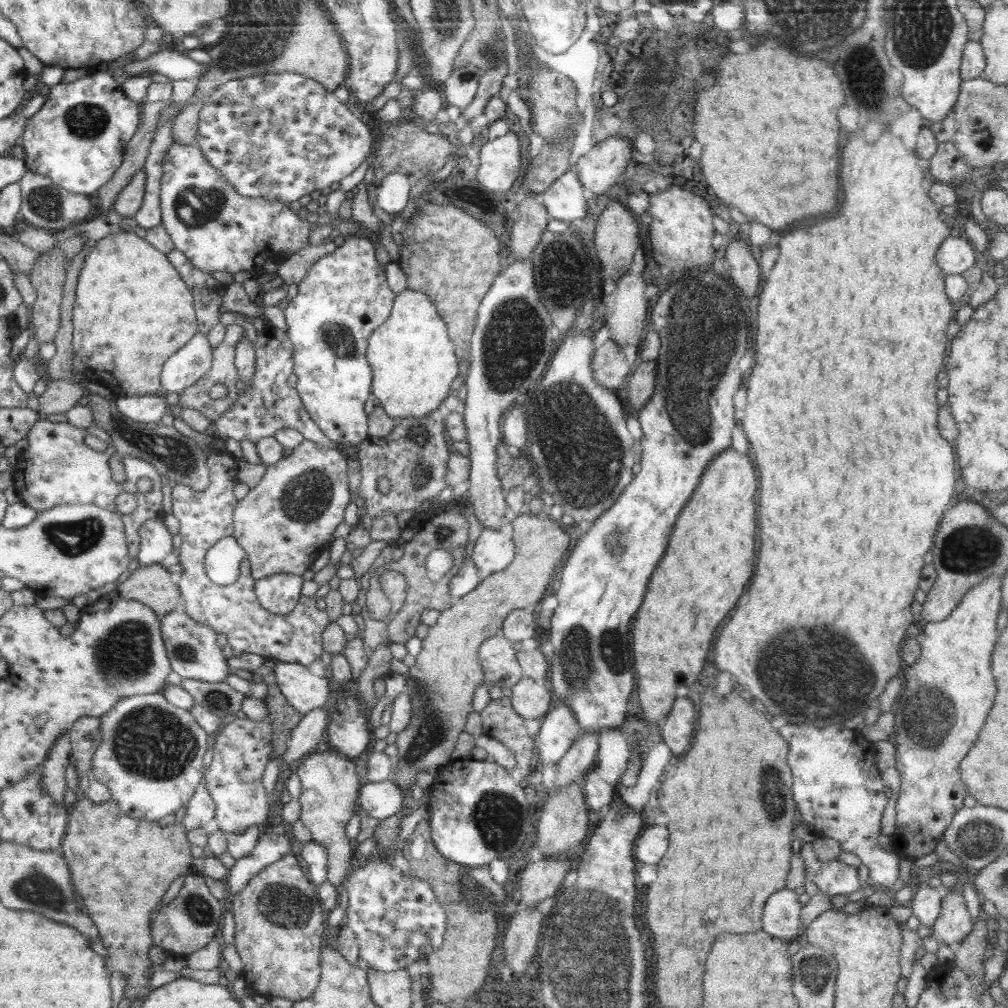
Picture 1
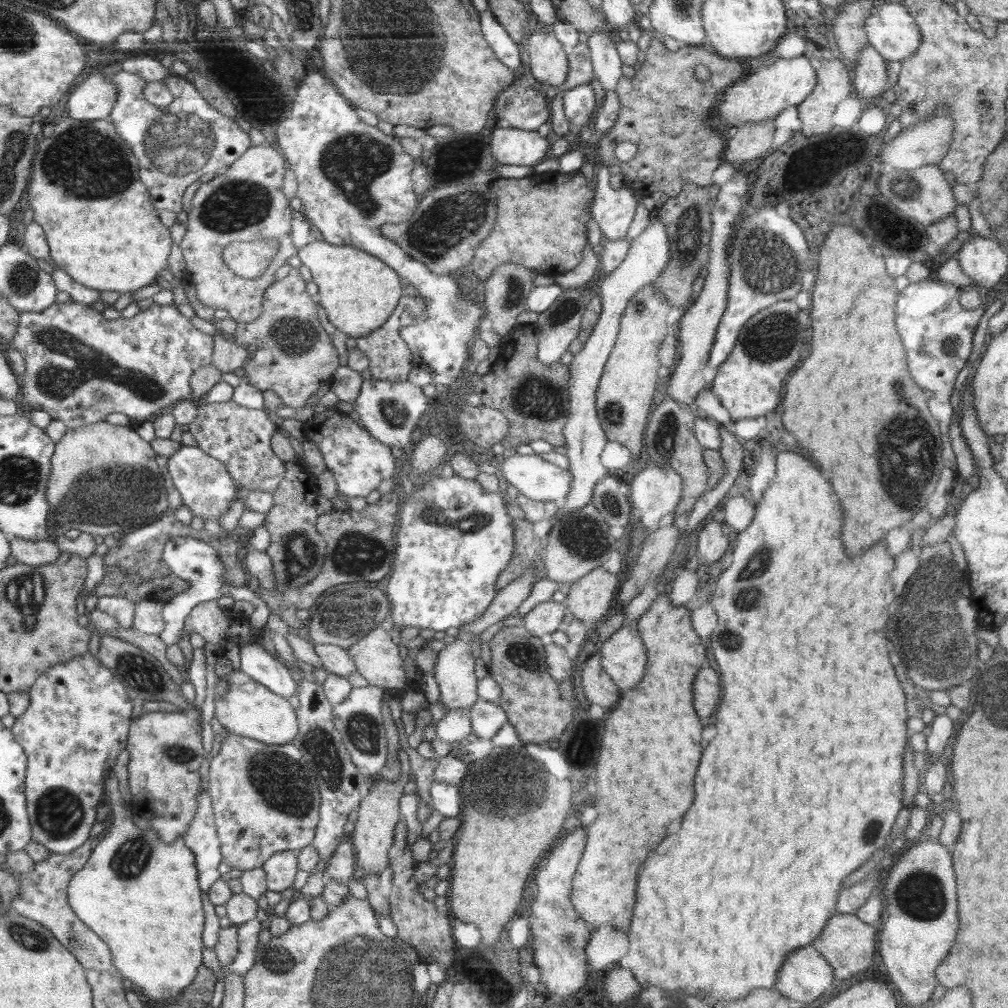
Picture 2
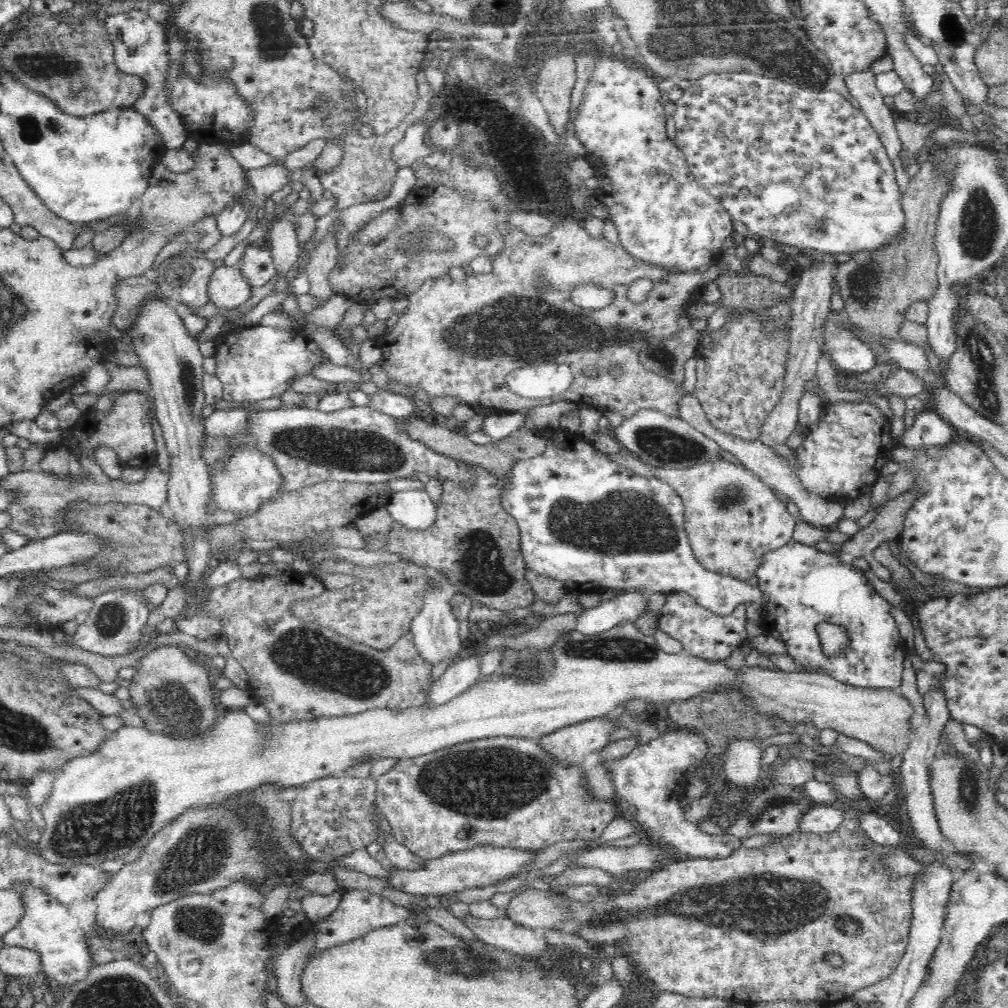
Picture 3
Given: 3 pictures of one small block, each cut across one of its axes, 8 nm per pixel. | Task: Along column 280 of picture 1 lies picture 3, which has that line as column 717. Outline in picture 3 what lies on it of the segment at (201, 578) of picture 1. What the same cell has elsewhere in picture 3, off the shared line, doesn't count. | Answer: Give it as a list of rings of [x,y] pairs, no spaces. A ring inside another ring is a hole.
[[[672,591],[666,594],[665,605],[660,611],[659,628],[678,640],[683,652],[707,661],[725,661],[747,640],[746,621],[746,605],[740,605],[732,614],[722,616],[700,606],[693,596]]]

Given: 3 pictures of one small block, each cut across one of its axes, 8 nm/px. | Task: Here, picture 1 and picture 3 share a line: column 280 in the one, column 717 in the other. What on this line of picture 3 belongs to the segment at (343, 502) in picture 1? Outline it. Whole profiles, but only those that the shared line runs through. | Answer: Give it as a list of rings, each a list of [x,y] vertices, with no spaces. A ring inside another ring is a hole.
[[[716,459],[690,468],[655,468],[655,477],[667,482],[682,499],[691,549],[706,570],[747,581],[764,554],[793,539],[799,519],[788,513],[771,486],[744,465]]]

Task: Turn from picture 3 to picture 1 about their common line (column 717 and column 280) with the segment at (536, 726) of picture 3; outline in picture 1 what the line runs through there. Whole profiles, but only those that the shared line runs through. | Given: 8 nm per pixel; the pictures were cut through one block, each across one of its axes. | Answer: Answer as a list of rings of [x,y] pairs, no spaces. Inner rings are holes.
[[[277,661],[273,672],[285,699],[303,715],[324,706],[330,696],[327,677],[310,673],[307,666]]]

